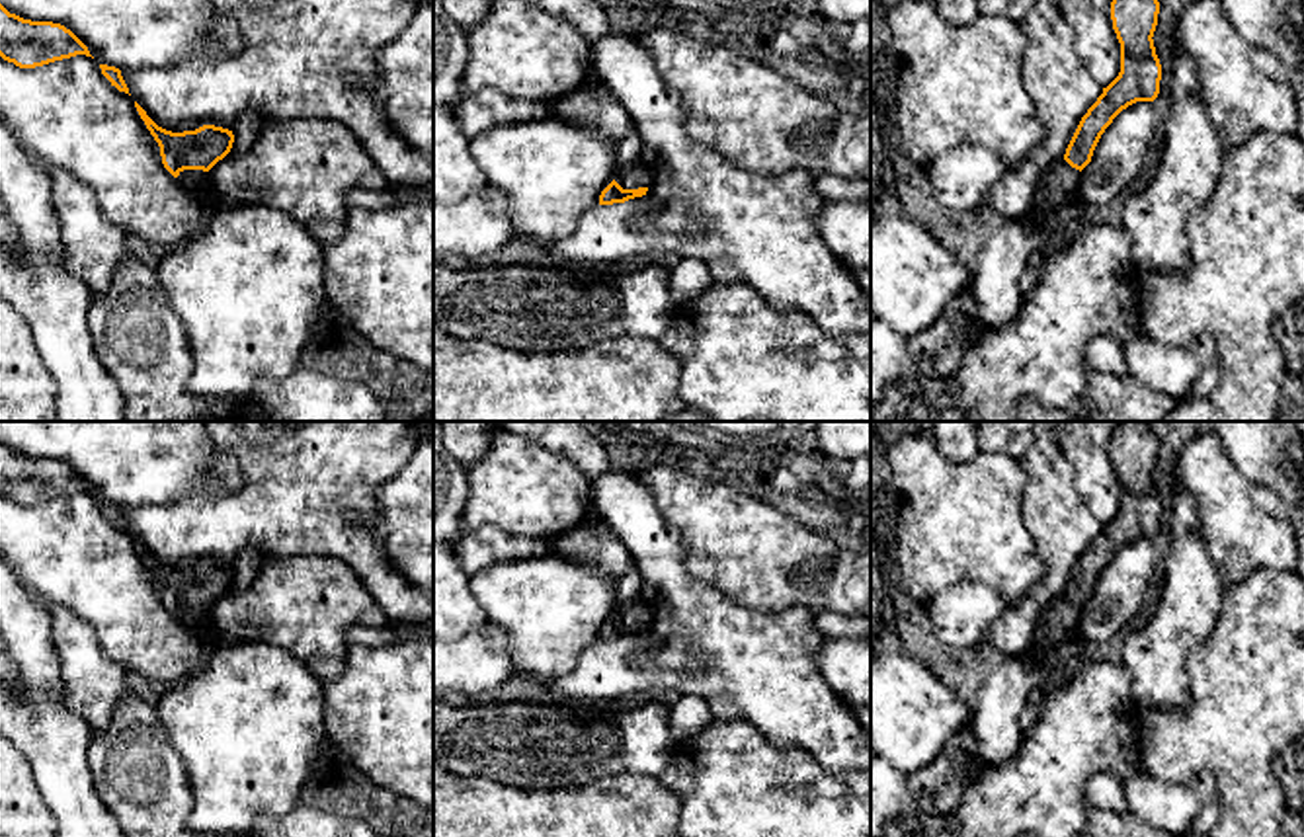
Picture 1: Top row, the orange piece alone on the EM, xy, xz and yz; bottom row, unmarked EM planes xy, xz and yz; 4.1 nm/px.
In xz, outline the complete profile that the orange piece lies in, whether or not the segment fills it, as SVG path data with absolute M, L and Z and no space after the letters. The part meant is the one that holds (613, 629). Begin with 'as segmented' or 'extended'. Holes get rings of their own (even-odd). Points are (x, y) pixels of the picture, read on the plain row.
extended; M640 597L617 607L613 618L601 628L599 642L625 640L646 632L654 613L654 607Z

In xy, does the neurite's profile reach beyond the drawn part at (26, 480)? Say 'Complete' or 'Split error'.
Complete

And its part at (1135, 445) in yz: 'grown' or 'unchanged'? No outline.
grown

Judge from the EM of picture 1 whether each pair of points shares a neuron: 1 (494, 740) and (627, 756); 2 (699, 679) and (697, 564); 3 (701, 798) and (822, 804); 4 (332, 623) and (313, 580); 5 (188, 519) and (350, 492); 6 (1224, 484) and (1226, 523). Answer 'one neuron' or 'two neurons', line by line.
1: one neuron
2: two neurons
3: one neuron
4: one neuron
5: one neuron
6: one neuron

